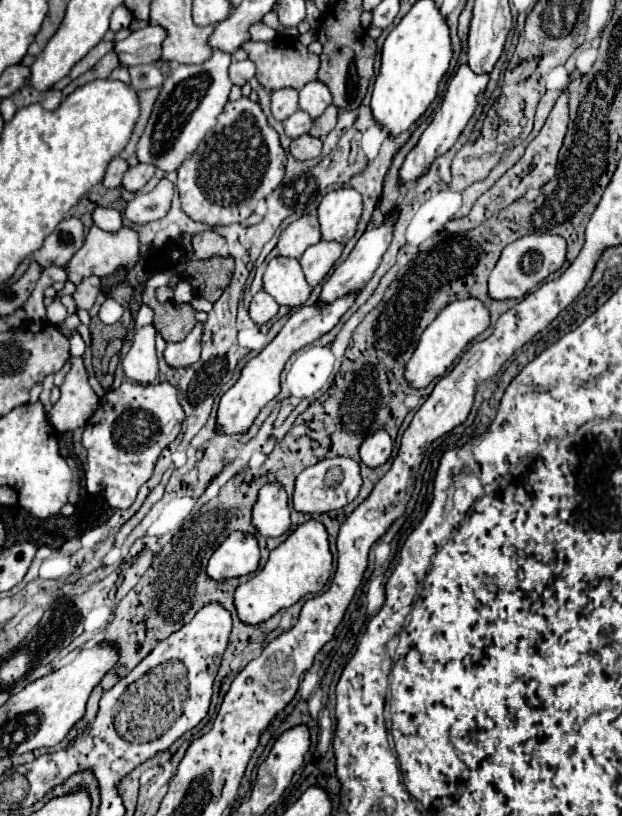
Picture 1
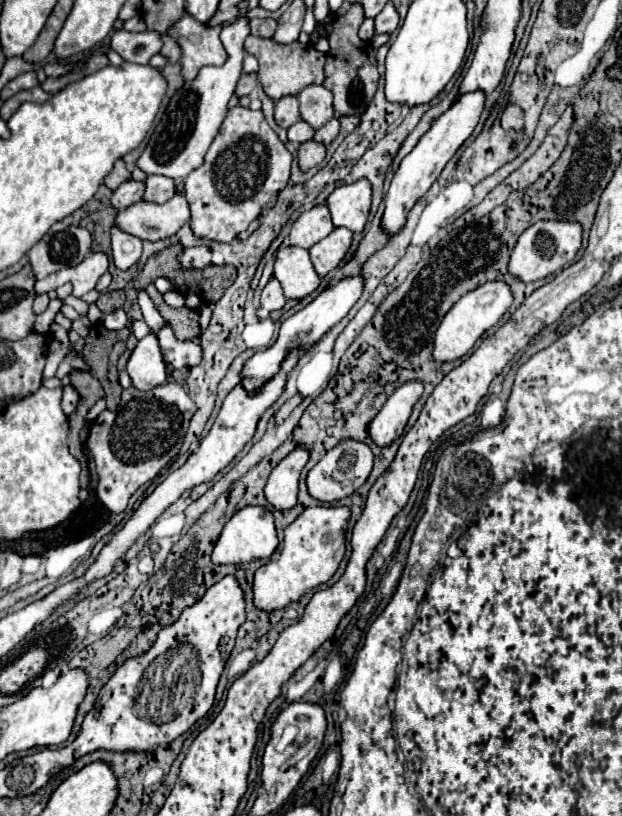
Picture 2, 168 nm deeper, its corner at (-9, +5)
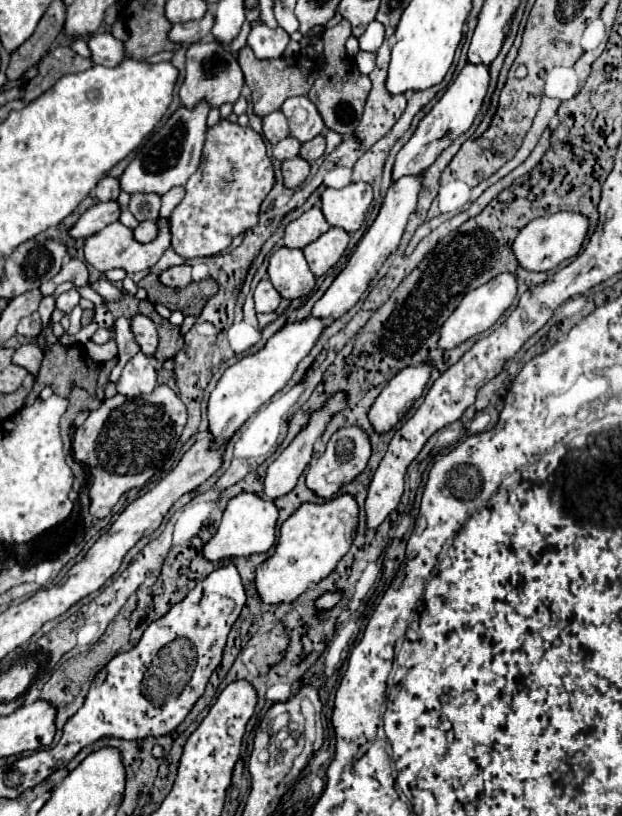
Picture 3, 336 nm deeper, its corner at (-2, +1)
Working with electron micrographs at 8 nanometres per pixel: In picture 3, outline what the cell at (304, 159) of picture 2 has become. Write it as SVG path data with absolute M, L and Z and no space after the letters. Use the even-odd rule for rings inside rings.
M301 157L287 159L281 163L281 173L283 173L283 185L287 189L297 189L309 175L309 163Z

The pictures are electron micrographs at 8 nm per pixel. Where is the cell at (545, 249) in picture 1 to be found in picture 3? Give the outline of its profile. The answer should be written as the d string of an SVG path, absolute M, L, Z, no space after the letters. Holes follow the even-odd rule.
M559 211L553 215L545 215L545 217L533 219L527 227L521 229L521 233L517 235L517 239L513 243L513 253L523 269L549 271L549 269L555 269L565 259L571 259L579 253L579 249L585 241L587 229L589 229L589 219L585 219L585 215L581 215L581 213Z

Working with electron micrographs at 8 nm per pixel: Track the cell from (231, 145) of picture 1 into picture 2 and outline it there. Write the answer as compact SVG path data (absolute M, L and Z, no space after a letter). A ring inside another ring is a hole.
M236 105L228 111L216 139L212 141L204 163L194 169L184 183L184 195L190 205L190 227L196 237L230 243L238 233L276 205L278 193L290 179L290 151L268 125L262 111Z

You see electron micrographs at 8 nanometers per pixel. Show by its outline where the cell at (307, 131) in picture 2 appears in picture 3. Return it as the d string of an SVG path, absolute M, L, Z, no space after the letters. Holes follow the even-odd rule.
M287 137L287 139L283 139L281 143L277 143L277 145L273 147L273 157L279 159L279 161L293 159L293 157L299 155L299 147L301 147L301 143L299 143L297 139Z

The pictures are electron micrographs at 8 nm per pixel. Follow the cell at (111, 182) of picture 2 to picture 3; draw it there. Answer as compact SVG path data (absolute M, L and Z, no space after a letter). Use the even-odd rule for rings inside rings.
M103 177L95 187L95 199L97 201L115 201L119 197L119 181L113 177Z

